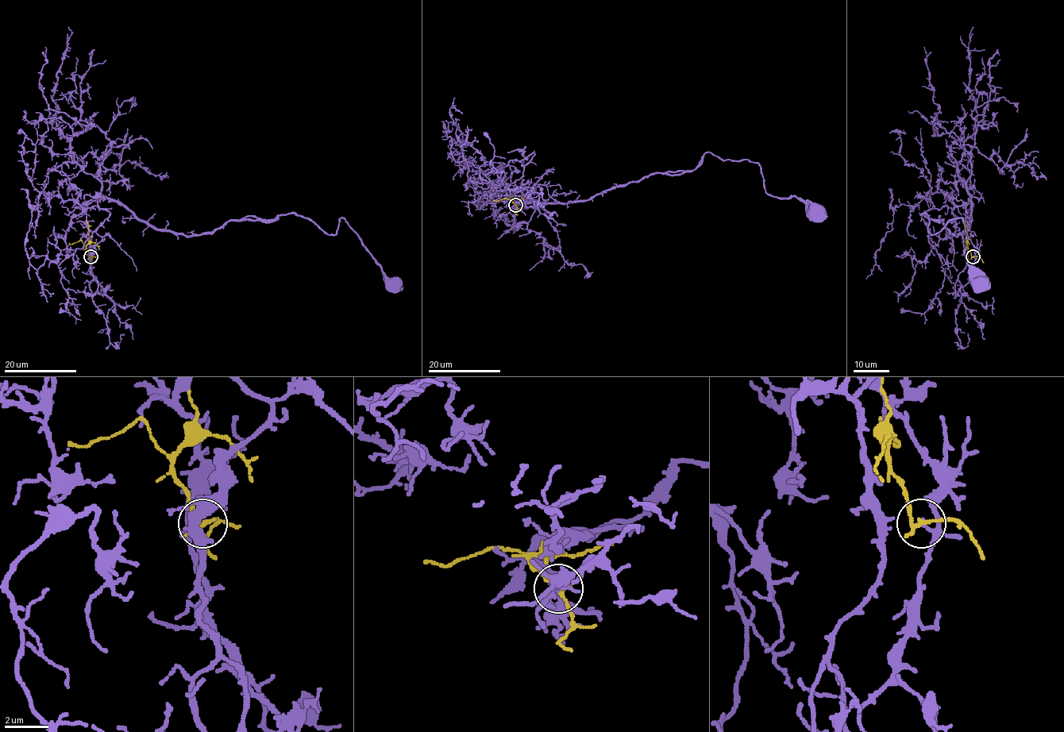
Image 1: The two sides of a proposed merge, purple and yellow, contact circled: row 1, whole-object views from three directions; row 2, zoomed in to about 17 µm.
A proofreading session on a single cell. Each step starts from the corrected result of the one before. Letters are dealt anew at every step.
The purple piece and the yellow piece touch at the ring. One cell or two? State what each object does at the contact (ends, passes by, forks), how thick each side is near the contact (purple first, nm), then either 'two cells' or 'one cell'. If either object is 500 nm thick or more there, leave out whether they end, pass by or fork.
purple passes by | yellow passes by | 120/190 nm | two cells

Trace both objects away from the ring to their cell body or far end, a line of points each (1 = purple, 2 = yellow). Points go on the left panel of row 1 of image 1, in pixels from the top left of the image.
1: (90, 257), (86, 208), (96, 197), (186, 235), (293, 213), (329, 234), (342, 218), (393, 283)
2: (90, 257), (86, 248), (90, 237), (86, 220)

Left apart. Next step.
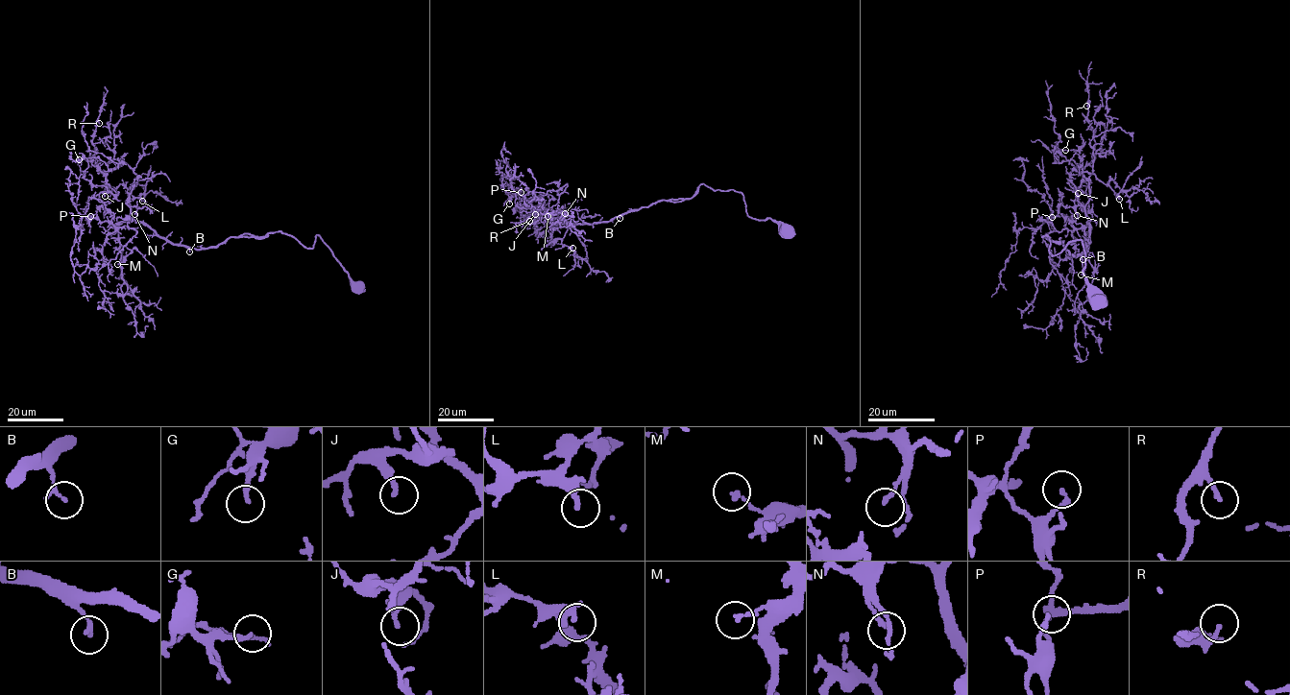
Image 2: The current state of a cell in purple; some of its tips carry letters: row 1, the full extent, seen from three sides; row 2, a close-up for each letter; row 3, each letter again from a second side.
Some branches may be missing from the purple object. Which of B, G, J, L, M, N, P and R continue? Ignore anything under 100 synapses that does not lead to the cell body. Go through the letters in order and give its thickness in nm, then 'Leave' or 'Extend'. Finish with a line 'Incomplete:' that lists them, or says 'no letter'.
B: Thickness 170 nm. Leave
G: Thickness 180 nm. Leave
J: Thickness 240 nm. Leave
L: Thickness 220 nm. Leave
M: Thickness 160 nm. Leave
N: Thickness 150 nm. Leave
P: Thickness 170 nm. Leave
R: Thickness 140 nm. Leave
Incomplete: no letter

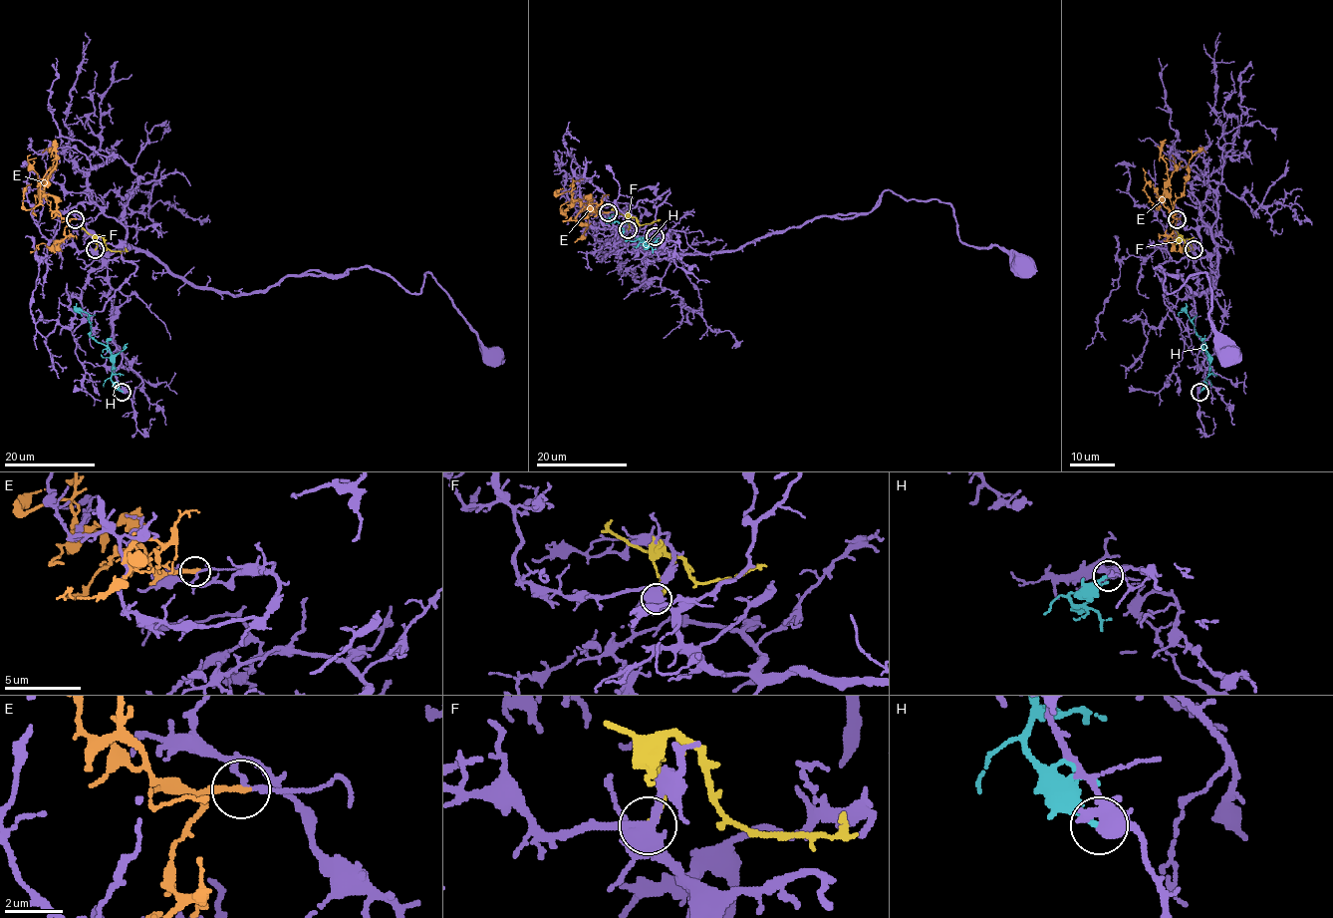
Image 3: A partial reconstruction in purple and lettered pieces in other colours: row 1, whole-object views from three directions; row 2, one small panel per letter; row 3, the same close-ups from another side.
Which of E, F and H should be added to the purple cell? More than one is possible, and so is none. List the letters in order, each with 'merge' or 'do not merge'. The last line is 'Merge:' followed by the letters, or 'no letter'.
E: do not merge
F: do not merge
H: do not merge
Merge: no letter

